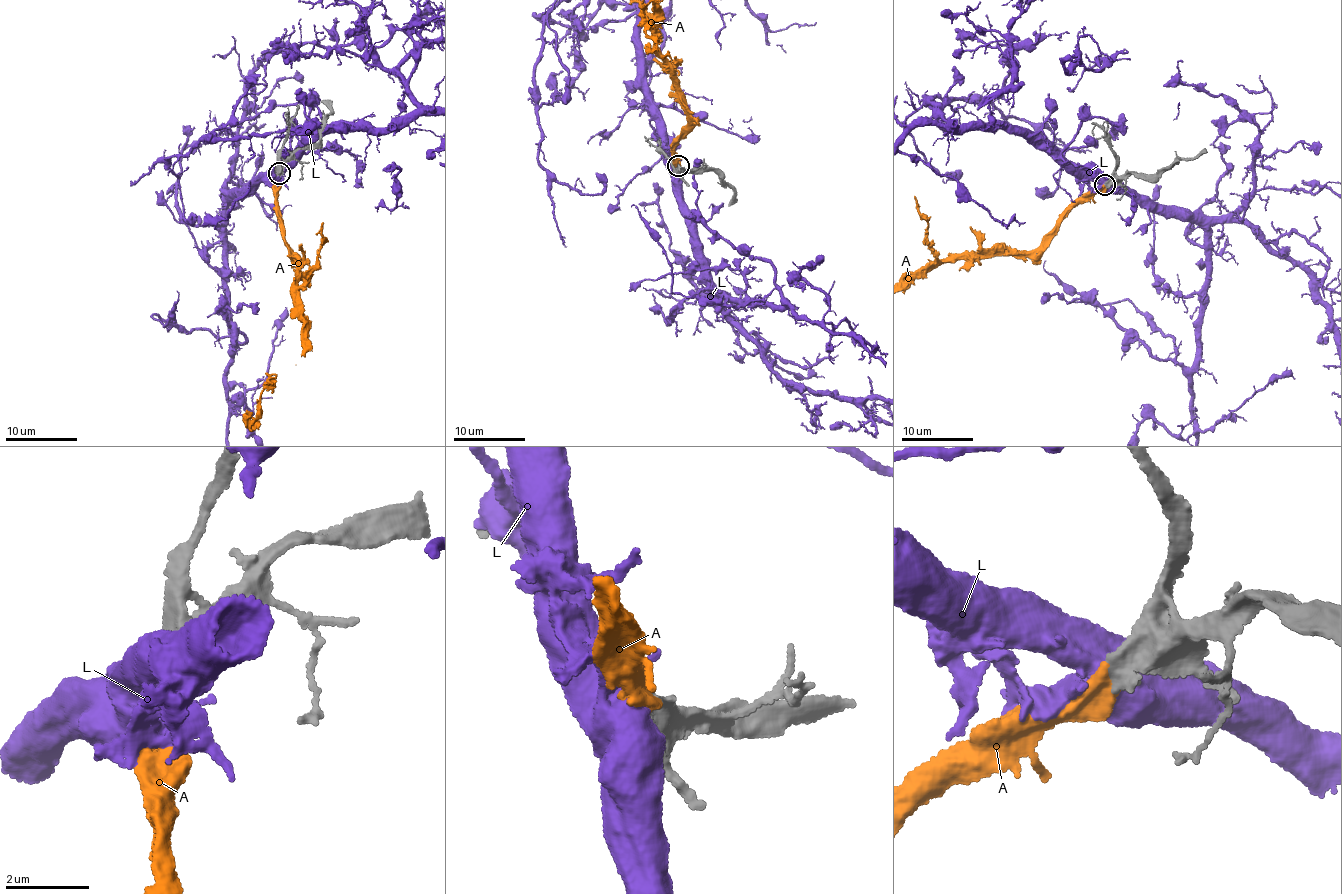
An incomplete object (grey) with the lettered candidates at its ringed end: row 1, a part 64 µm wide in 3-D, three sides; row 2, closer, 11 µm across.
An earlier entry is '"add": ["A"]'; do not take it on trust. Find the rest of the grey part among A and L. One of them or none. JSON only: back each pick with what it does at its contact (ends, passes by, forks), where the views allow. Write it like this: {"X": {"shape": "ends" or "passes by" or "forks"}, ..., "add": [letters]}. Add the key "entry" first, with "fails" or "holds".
{"entry": "holds", "A": {"shape": "ends"}, "add": ["A"]}

